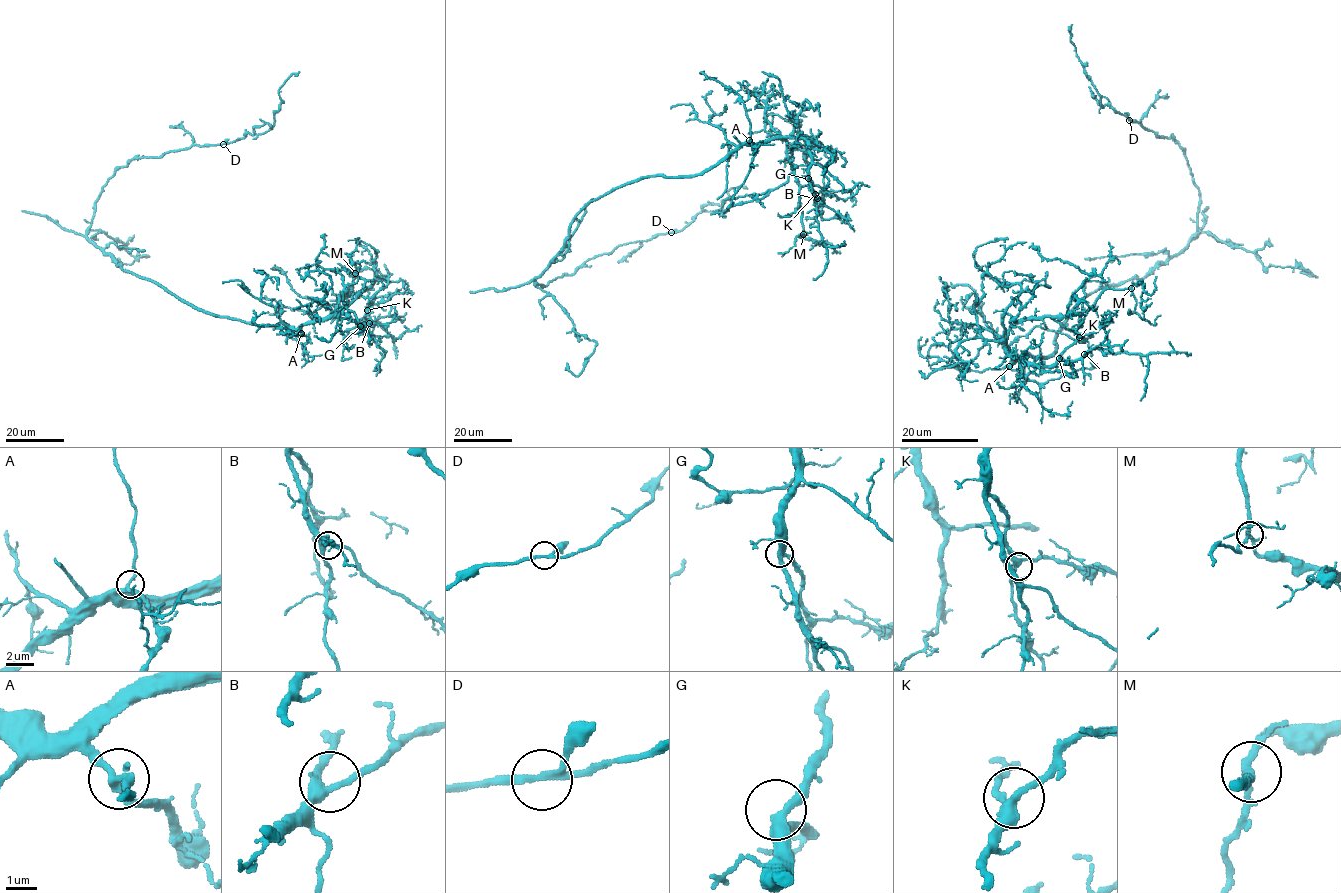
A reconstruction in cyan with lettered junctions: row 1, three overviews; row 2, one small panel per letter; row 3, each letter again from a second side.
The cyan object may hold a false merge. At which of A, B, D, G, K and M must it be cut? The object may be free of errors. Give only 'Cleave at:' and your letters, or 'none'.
Cleave at: none

